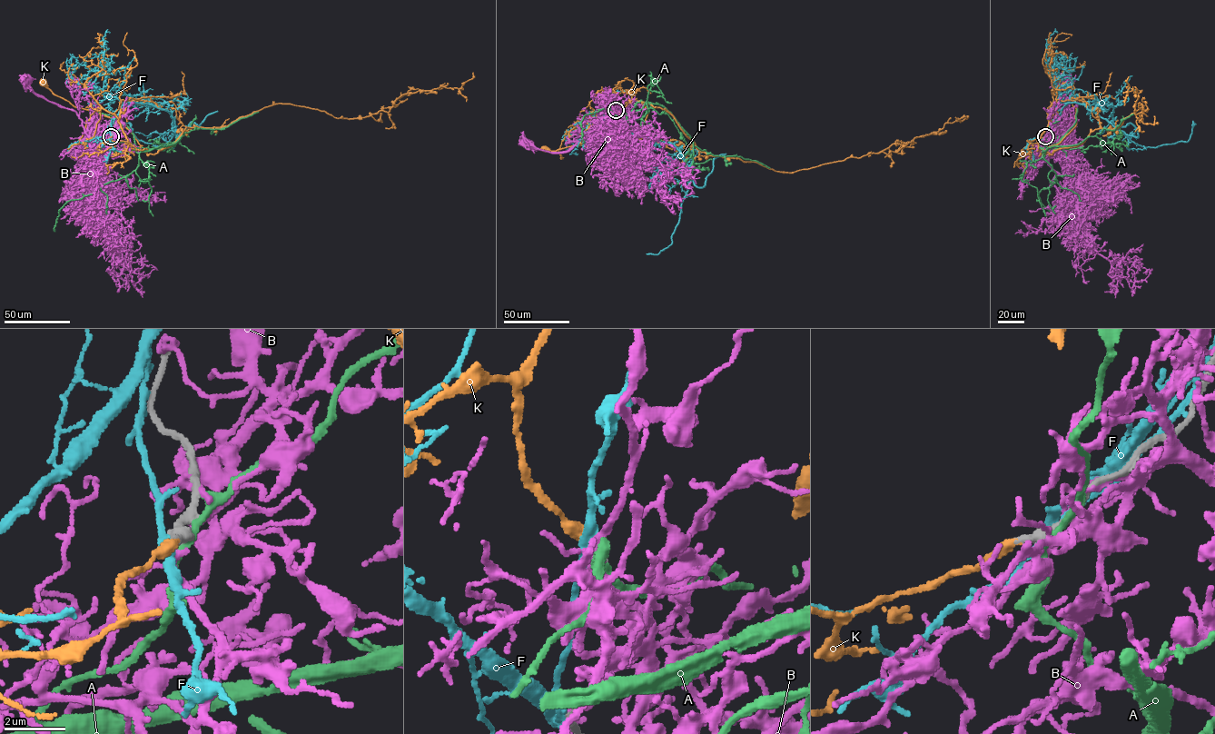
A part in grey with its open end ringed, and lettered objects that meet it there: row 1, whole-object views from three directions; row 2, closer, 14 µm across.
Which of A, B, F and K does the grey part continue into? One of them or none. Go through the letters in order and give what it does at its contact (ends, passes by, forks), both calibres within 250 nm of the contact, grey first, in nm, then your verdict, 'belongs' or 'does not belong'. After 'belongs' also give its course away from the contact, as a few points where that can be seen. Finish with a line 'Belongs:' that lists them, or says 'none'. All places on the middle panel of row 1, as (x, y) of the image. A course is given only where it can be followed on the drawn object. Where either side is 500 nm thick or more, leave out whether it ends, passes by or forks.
A: it passes by; 480 nm thick on the grey side, 200 nm on the other; does not belong
B: it passes by; 480 nm thick on the grey side, 240 nm on the other; does not belong
F: it passes by; 480 nm thick on the grey side, 280 nm on the other; does not belong
K: it ends there; 360 nm thick on the grey side, 360 nm on the other; belongs; it runs (616, 110), (615, 99), (628, 90), (632, 100), (647, 111), (630, 138), (544, 148)
Belongs: K

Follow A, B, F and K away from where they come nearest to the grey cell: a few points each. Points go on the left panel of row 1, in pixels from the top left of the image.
A: (112, 136), (105, 144), (126, 142), (148, 151), (174, 143), (195, 127), (222, 129), (259, 112)
B: (112, 136), (113, 133), (100, 141), (92, 132), (89, 137), (75, 112), (40, 97), (26, 80)
F: (111, 136), (120, 108), (138, 103), (168, 112), (172, 137), (154, 146), (116, 120)
K: (111, 136), (109, 140), (129, 142), (130, 148), (136, 150), (142, 145), (118, 121), (74, 107), (43, 83)

